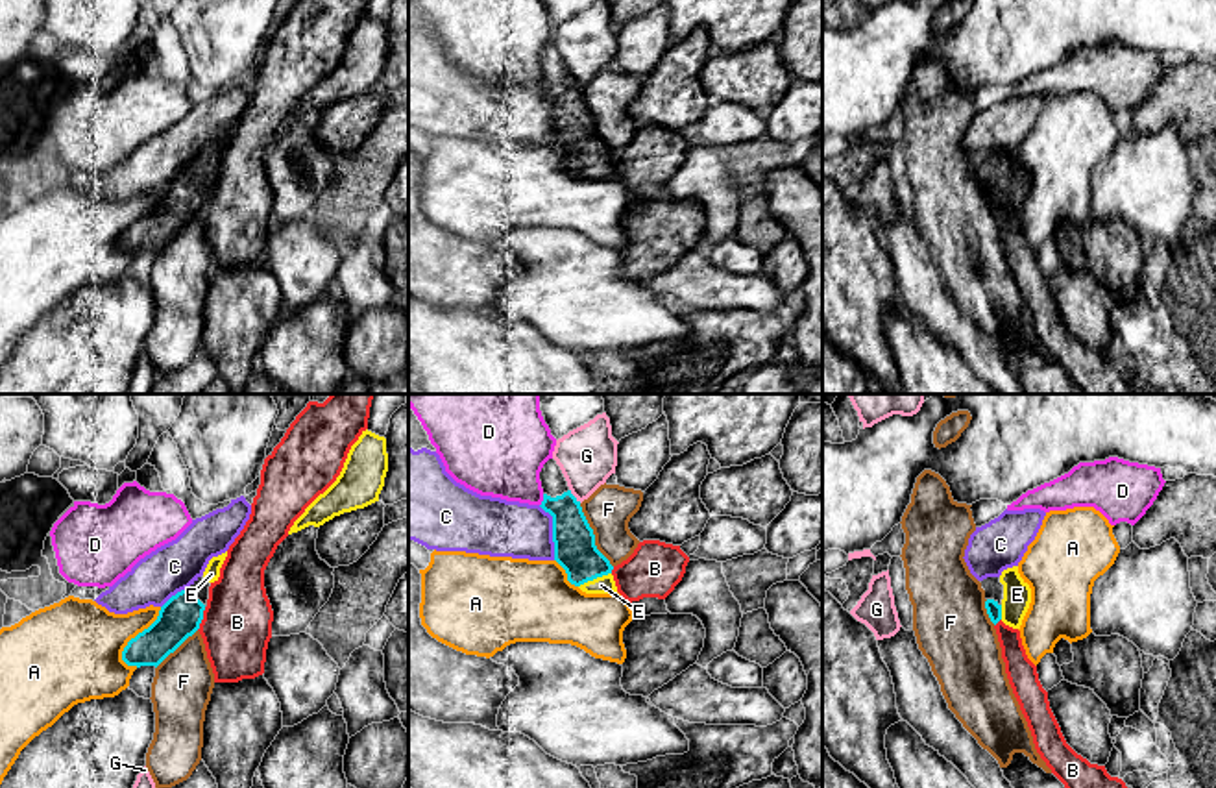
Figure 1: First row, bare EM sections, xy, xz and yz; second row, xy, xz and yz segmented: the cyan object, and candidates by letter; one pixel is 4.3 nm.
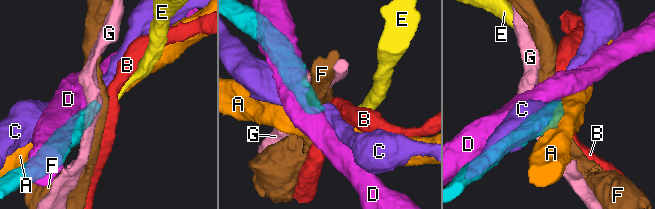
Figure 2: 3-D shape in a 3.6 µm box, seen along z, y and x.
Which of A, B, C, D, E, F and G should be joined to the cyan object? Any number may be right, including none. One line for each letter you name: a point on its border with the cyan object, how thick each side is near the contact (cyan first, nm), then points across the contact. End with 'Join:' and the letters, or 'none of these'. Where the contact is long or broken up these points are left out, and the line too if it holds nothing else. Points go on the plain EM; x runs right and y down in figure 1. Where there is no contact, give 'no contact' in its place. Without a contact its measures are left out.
E: meets cyan in xz at (594, 163); 180 nm thick on the cyan side, 80 nm on the other; runs through xz (575, 135), (594, 163), (601, 171)
Join: E

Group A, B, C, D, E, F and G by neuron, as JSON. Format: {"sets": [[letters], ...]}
{"sets": [["A"], ["B"], ["C"], ["D"], ["E"], ["F", "G"]]}

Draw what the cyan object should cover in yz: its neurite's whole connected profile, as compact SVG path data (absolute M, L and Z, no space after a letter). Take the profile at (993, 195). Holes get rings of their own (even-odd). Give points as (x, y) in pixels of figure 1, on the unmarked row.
M1018 152L1003 155L1000 168L1003 170L1003 185L1000 189L987 185L987 200L994 211L1002 205L1005 211L1020 215L1031 189L1031 174L1020 163Z

